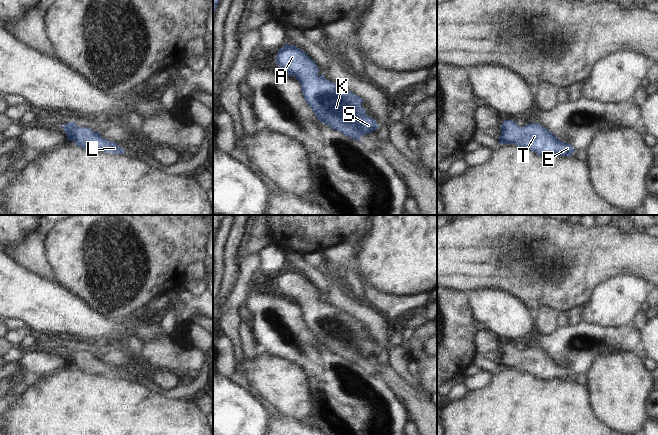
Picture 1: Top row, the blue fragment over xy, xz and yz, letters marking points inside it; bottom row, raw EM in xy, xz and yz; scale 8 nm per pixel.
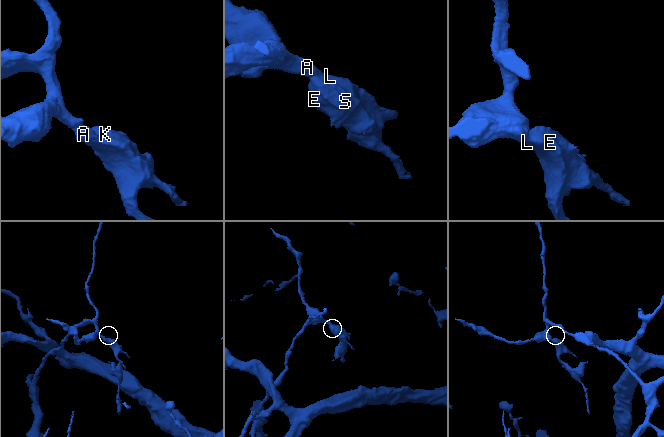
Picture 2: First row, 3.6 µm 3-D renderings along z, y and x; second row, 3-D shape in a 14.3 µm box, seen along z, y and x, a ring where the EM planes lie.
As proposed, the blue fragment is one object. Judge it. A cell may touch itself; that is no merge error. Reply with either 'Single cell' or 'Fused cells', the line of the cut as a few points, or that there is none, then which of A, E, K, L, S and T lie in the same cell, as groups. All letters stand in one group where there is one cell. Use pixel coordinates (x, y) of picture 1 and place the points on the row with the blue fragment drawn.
Single cell. No split. Groups: A E K L S T

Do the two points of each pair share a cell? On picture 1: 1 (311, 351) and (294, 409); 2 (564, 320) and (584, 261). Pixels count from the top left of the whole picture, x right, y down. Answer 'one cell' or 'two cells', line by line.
1: two cells
2: two cells

